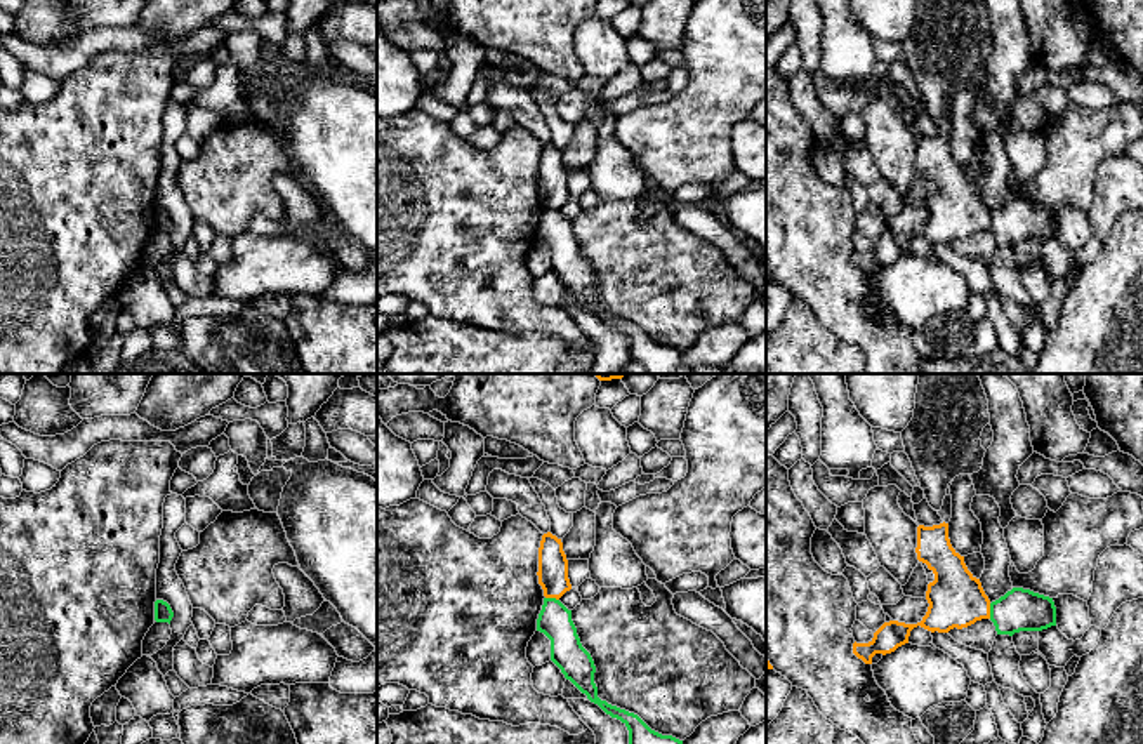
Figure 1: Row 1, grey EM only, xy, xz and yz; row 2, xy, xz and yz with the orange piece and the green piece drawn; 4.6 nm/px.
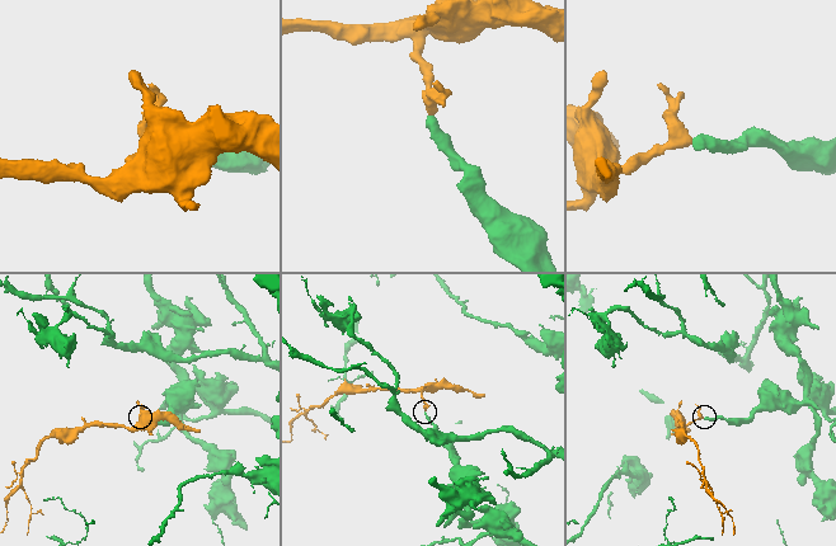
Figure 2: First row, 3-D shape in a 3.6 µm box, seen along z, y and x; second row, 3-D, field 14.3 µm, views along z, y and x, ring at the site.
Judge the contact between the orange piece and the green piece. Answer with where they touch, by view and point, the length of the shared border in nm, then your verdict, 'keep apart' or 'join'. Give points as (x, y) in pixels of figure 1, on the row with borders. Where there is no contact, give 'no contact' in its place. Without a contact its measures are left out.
yz (989, 611) | 70 nm | keep apart

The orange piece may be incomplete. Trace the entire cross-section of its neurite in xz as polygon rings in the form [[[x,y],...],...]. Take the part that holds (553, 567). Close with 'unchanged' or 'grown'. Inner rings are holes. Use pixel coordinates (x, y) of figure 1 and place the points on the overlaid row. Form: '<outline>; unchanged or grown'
[[[551,532],[544,534],[540,541],[537,575],[545,598],[559,600],[572,589],[563,542]]]; unchanged

